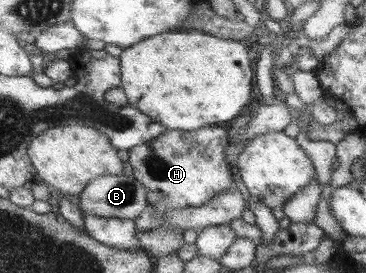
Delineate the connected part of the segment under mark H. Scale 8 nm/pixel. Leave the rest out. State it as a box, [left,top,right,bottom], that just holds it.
[130,125,235,213]

